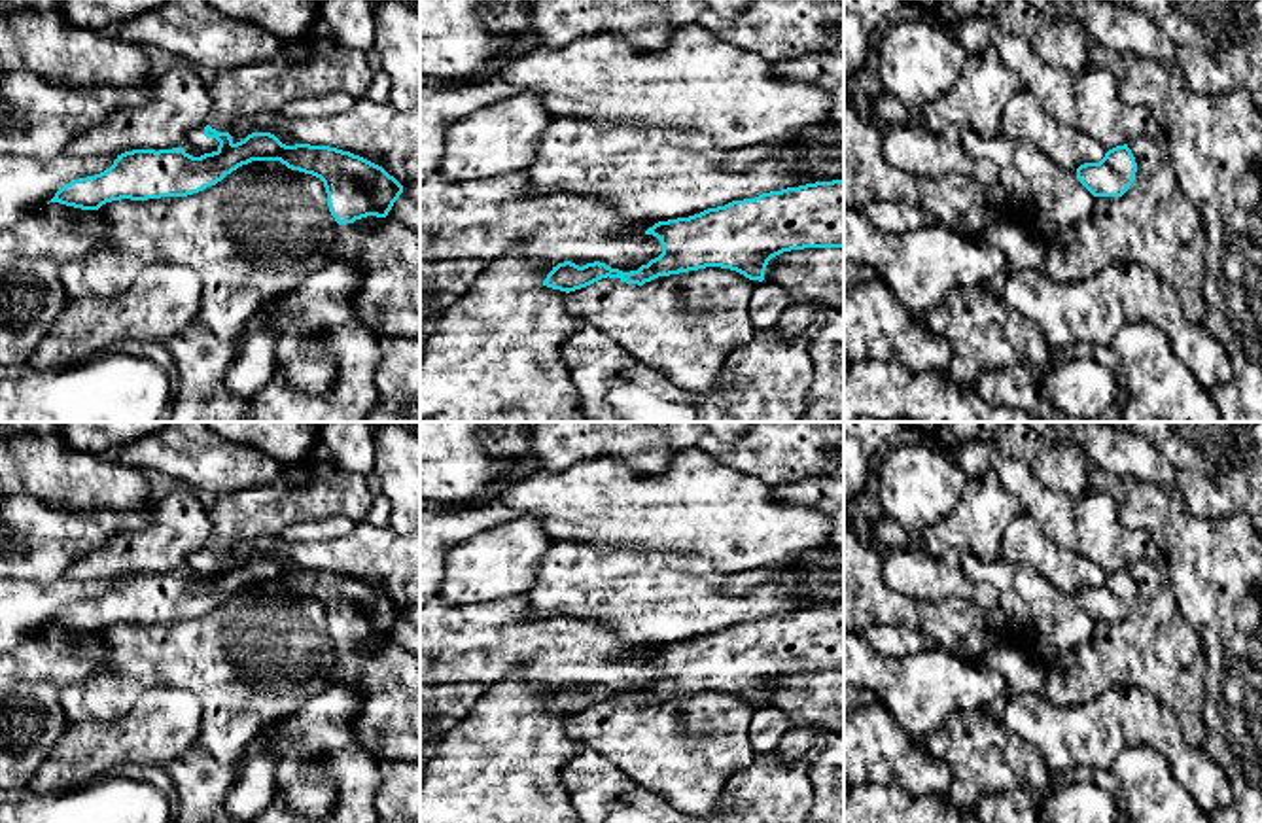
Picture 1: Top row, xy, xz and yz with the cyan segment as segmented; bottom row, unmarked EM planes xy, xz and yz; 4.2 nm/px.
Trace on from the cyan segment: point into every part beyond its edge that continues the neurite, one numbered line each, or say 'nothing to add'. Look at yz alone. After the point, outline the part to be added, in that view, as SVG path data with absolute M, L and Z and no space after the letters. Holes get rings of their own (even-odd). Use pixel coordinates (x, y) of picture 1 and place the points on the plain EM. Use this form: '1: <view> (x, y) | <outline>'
nothing to add

